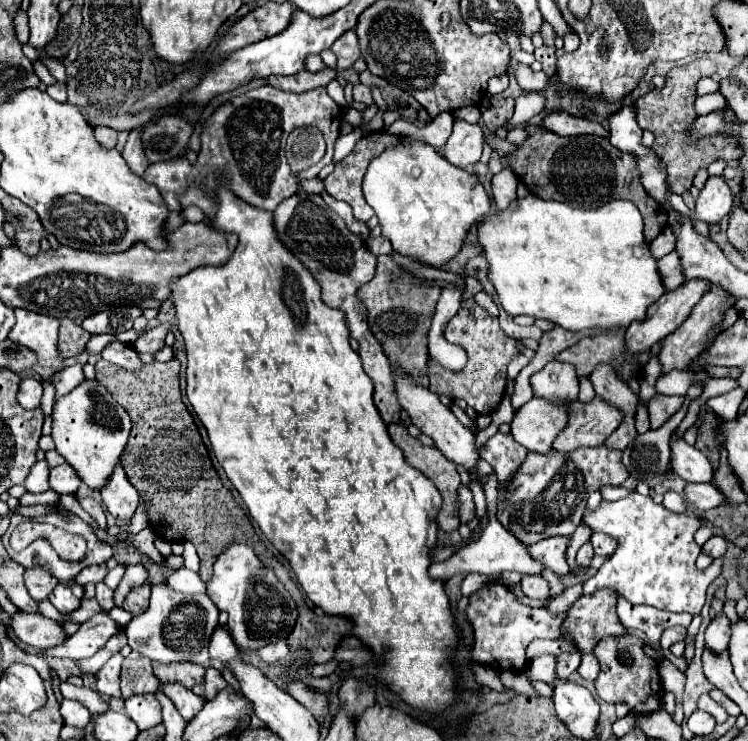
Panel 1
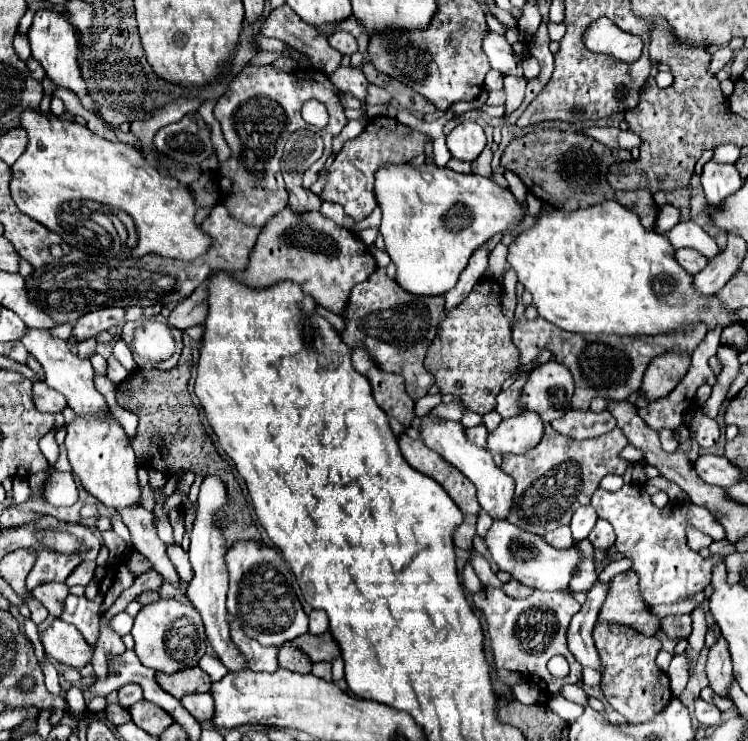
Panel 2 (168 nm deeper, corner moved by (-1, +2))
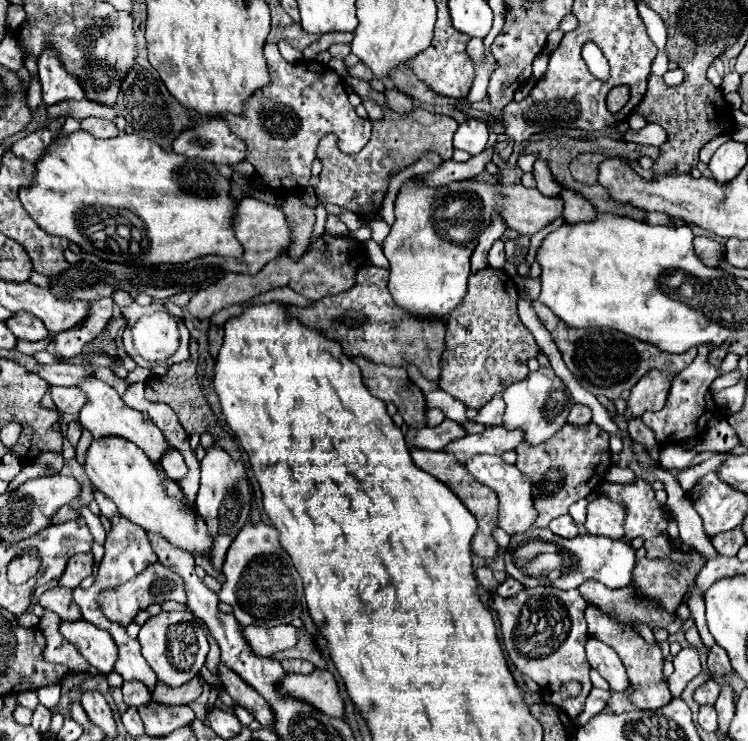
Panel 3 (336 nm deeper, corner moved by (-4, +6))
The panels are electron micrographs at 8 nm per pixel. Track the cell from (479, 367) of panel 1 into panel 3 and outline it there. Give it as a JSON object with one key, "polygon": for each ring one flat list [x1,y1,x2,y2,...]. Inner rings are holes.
{"polygon":[[486,267,468,277,464,303,452,311,446,323,446,351,442,357,440,389,470,409,484,407,510,383,522,381,528,375,526,361,536,357,540,351,532,333,518,319,516,301,518,289,514,279,502,269]]}

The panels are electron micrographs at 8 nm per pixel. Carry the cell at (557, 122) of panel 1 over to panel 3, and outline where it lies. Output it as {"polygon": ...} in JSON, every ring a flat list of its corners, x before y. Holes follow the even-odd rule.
{"polygon":[[648,123,640,131,630,129,624,133,624,141,632,141,632,143,640,143,640,145,662,145,666,139,668,139,666,131,654,123]]}

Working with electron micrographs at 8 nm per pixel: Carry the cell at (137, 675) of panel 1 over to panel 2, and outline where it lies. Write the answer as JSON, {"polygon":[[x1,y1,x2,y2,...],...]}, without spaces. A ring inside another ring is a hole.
{"polygon":[[125,683,117,693,119,693,119,705,121,707,131,707,133,703,143,699,143,691,137,683]]}

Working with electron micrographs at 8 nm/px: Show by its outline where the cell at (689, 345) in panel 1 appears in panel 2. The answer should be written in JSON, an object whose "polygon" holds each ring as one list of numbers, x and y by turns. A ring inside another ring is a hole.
{"polygon":[[673,351,659,355,649,363,645,371,641,395,645,395,649,401,669,395,677,387,677,383,685,377,689,365,691,365,691,355,673,355]]}

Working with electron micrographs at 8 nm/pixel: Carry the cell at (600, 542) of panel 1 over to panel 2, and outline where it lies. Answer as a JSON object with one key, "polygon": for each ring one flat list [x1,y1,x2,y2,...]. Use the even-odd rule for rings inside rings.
{"polygon":[[599,519,597,525,593,527,591,535,589,535,589,541,593,543,593,547,597,551,607,551,615,543,615,531,613,531,613,527,607,521]]}

